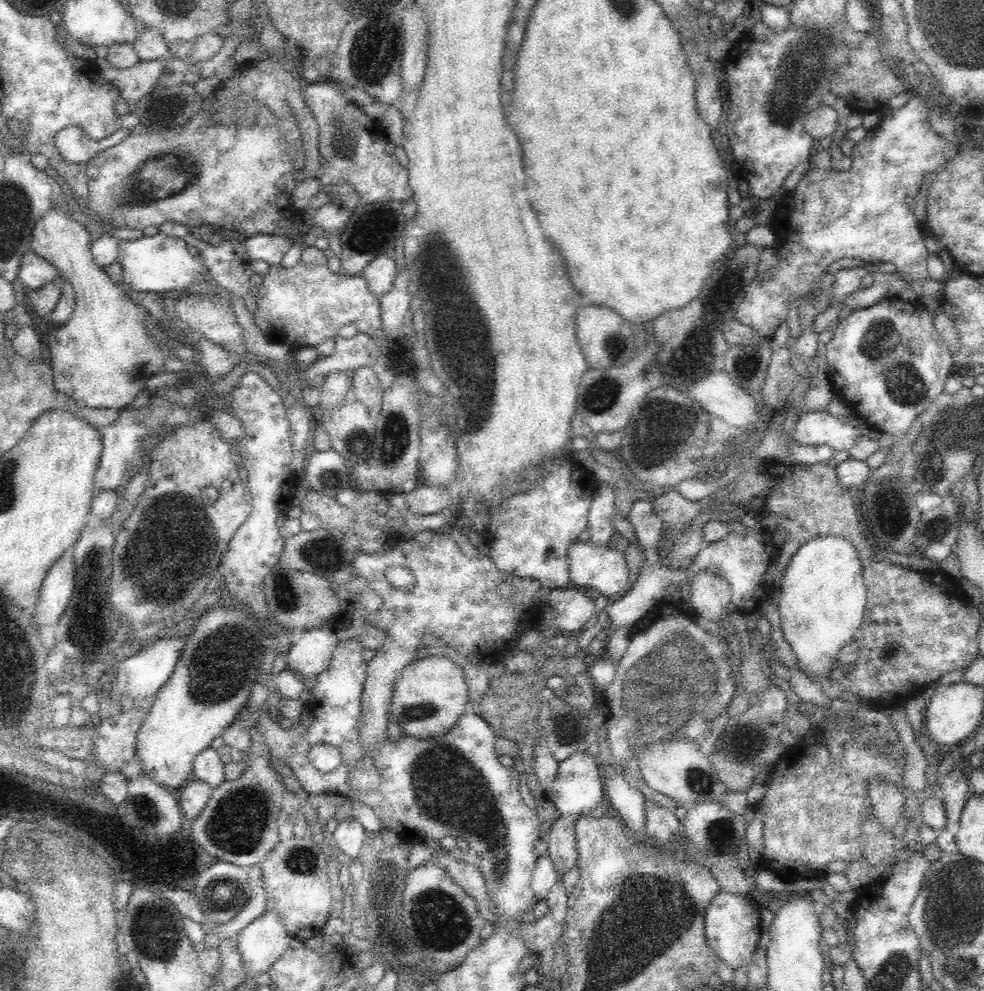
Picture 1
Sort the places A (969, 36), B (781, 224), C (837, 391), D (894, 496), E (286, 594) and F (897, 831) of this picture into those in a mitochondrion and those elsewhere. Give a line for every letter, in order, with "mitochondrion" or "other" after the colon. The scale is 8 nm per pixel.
A: mitochondrion
B: other
C: other
D: mitochondrion
E: mitochondrion
F: other

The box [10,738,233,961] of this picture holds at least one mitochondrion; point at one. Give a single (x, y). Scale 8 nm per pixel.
(150, 939)

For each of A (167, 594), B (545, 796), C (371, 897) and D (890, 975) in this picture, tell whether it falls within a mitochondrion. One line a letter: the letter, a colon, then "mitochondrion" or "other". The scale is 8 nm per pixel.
A: mitochondrion
B: other
C: other
D: mitochondrion

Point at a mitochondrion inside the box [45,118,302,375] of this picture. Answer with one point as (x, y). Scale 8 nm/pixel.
(132, 194)

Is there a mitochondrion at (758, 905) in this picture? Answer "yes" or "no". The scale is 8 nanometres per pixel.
no

